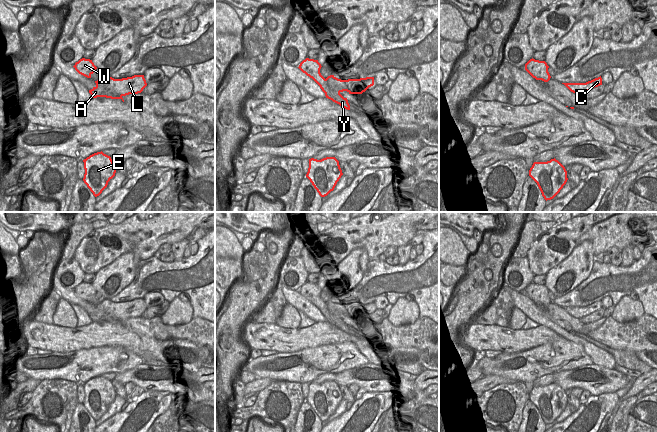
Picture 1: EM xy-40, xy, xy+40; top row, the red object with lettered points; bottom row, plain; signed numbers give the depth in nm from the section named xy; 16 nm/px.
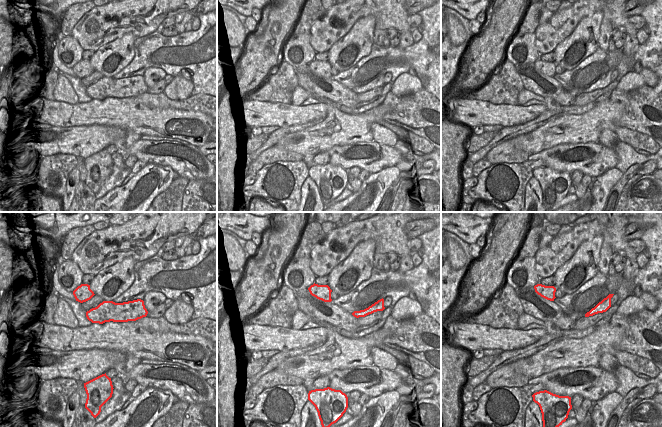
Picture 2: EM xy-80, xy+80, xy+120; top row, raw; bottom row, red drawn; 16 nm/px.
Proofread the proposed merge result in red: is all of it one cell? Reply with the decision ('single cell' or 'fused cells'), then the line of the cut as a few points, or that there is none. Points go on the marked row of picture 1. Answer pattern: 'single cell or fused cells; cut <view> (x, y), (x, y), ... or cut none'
fused cells; cut xy (312, 77), (319, 76), (323, 78)

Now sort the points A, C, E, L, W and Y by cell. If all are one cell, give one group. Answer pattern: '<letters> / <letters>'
A C E L Y / W

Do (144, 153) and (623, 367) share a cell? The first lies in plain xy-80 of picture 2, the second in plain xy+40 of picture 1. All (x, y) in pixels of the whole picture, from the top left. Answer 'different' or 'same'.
different

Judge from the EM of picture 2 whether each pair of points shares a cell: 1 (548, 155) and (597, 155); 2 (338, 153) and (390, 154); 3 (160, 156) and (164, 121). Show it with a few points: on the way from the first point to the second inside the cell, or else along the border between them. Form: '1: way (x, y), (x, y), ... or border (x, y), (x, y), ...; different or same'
1: way (560, 159), (562, 161), (578, 162), (585, 158); same
2: way (351, 159), (377, 159); same
3: border (163, 140), (168, 141); different

